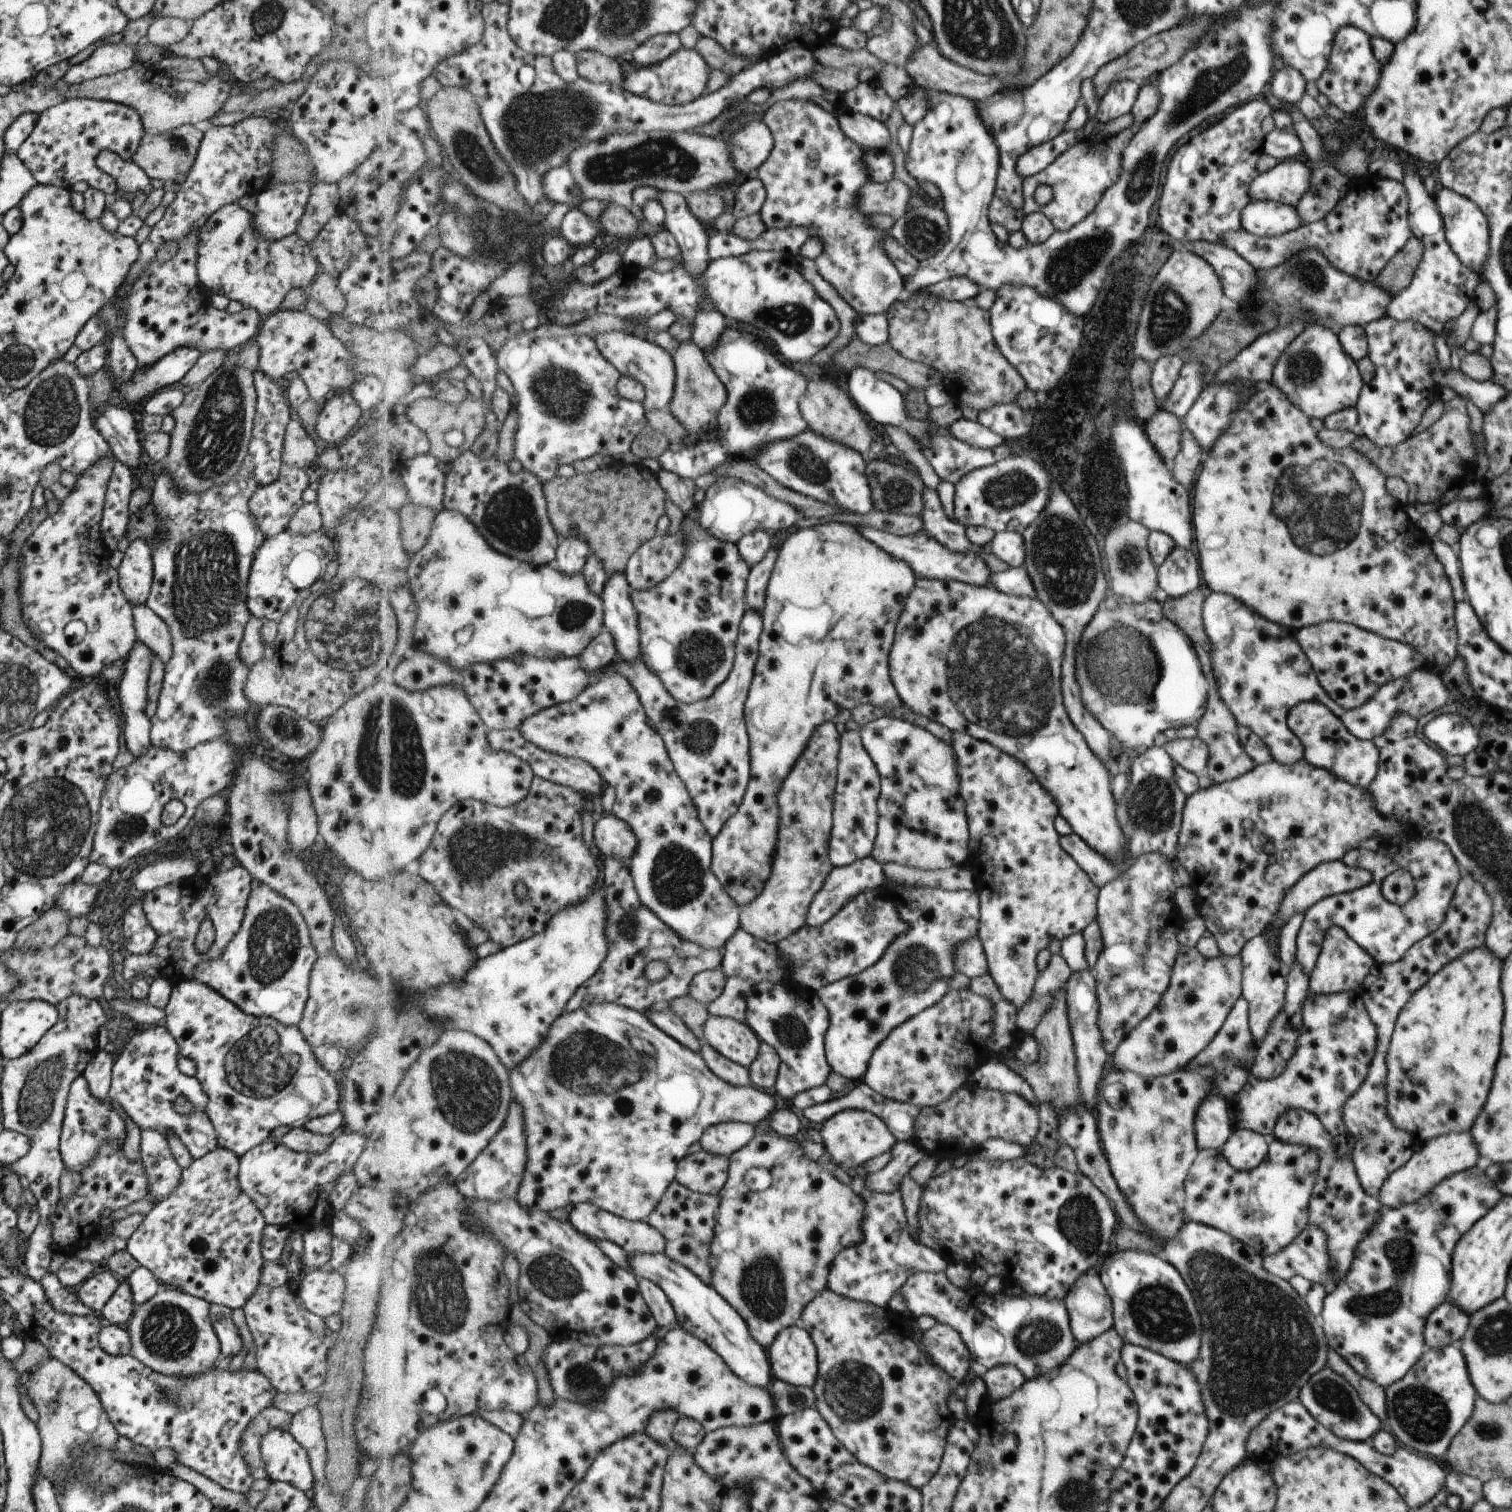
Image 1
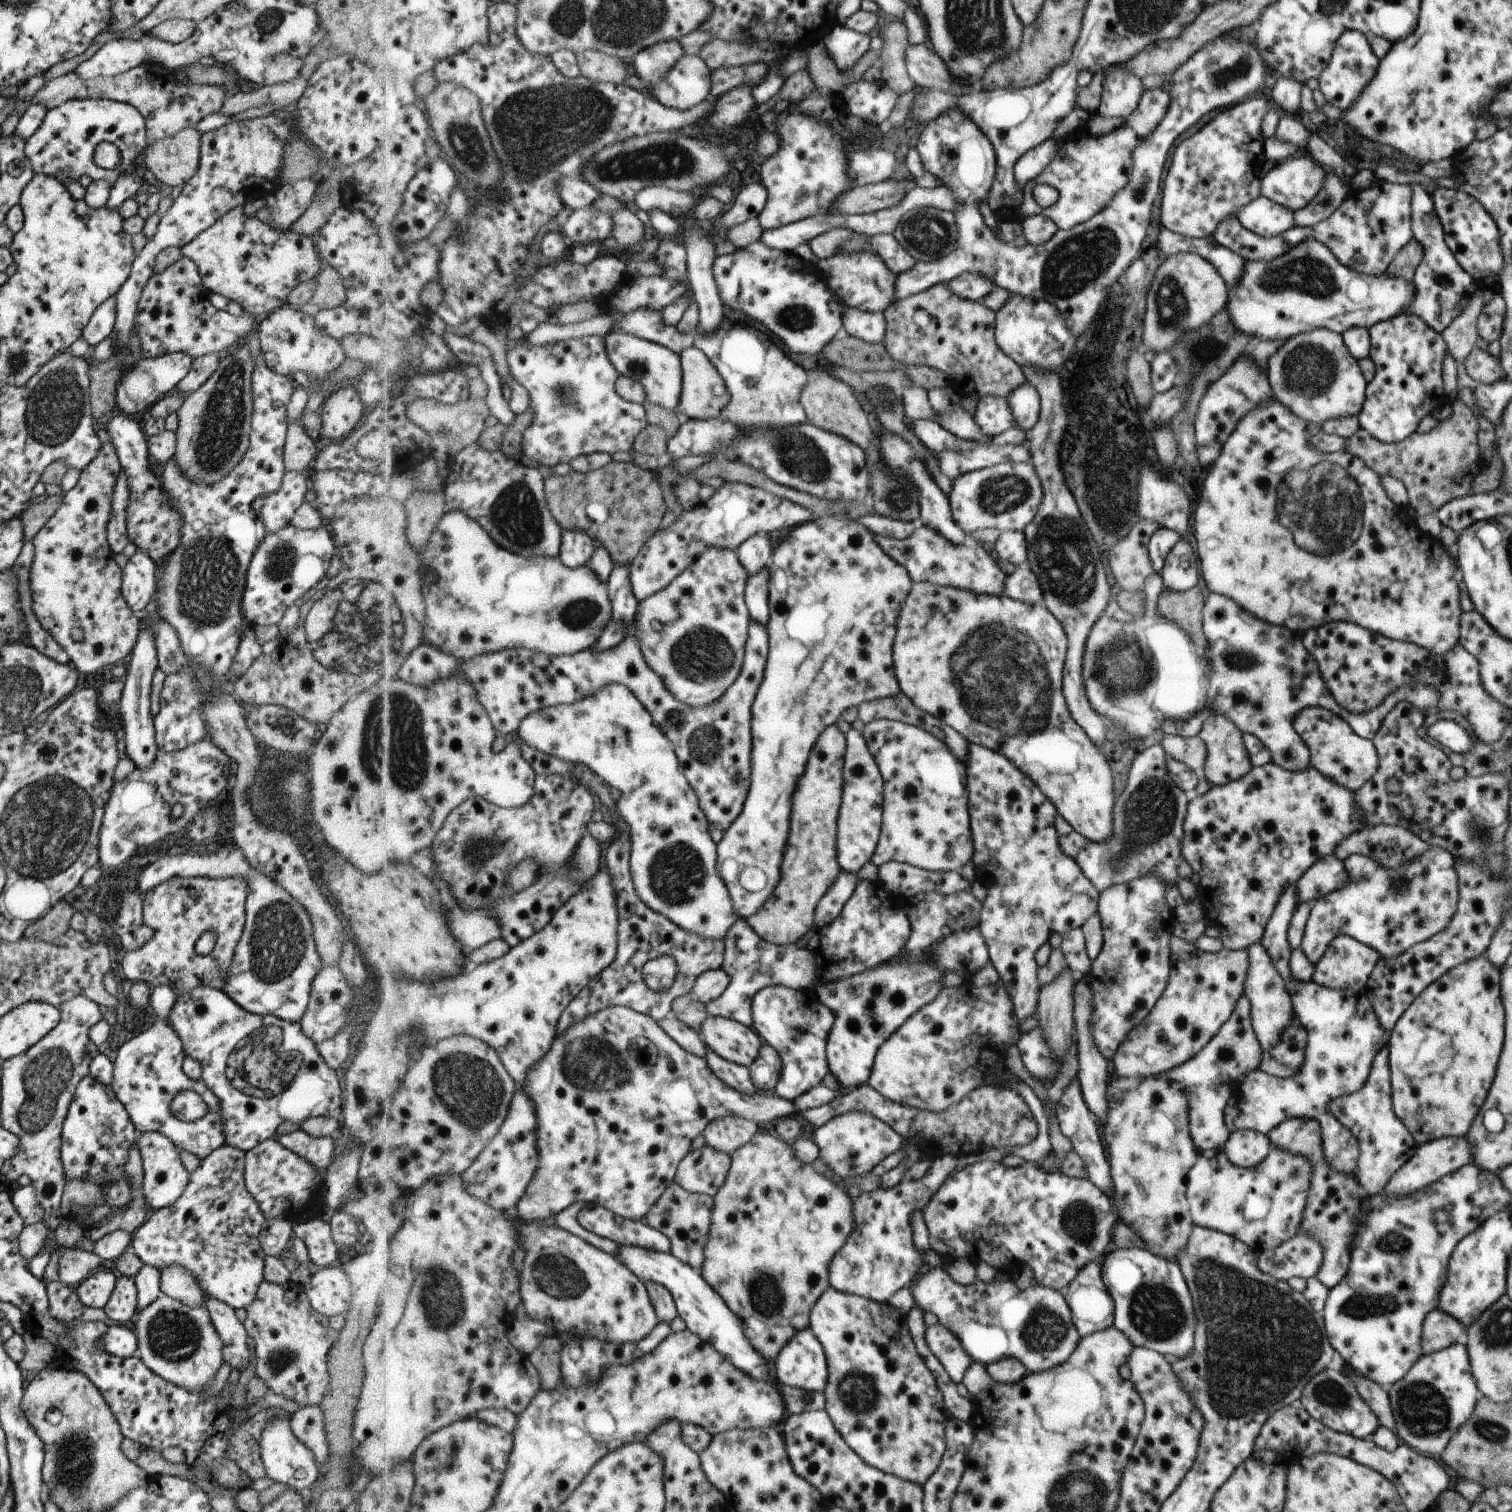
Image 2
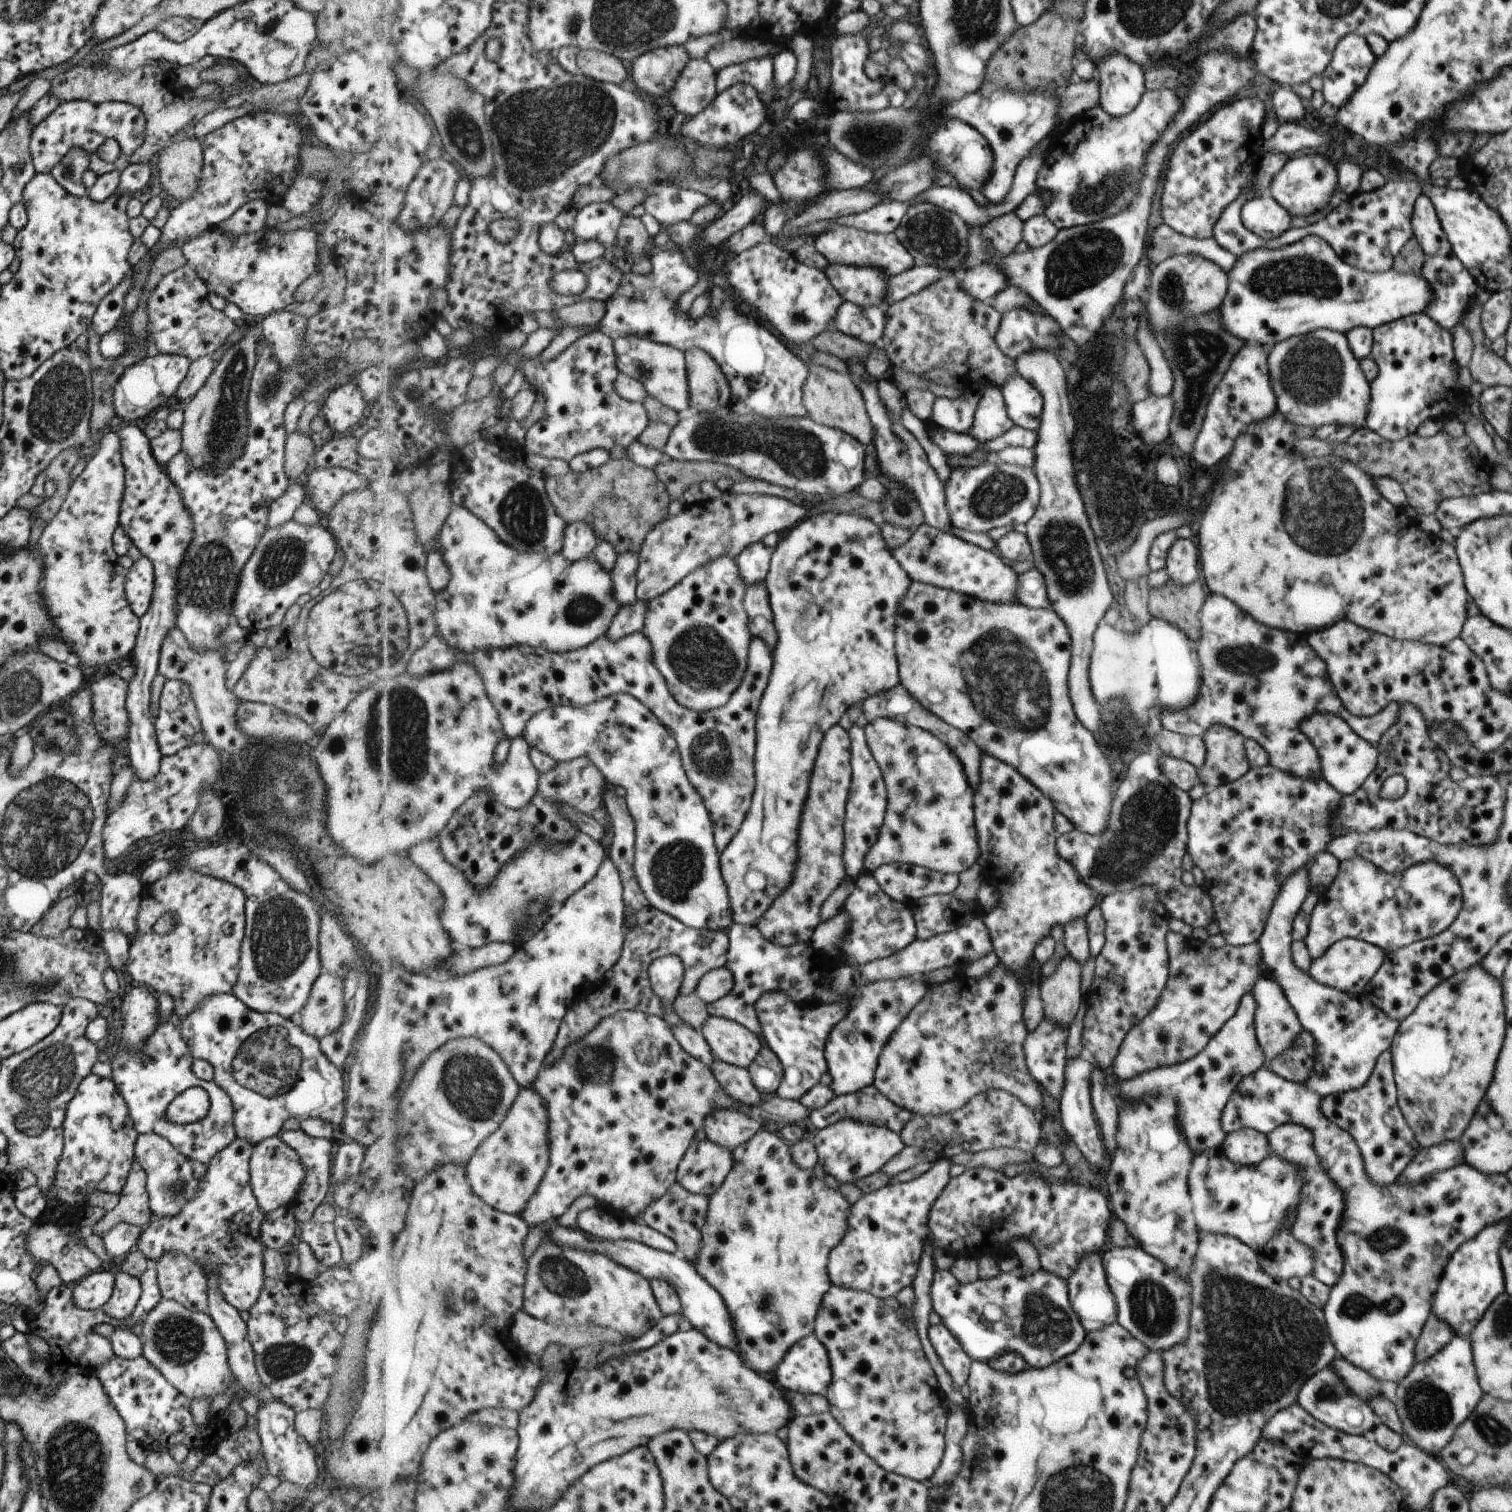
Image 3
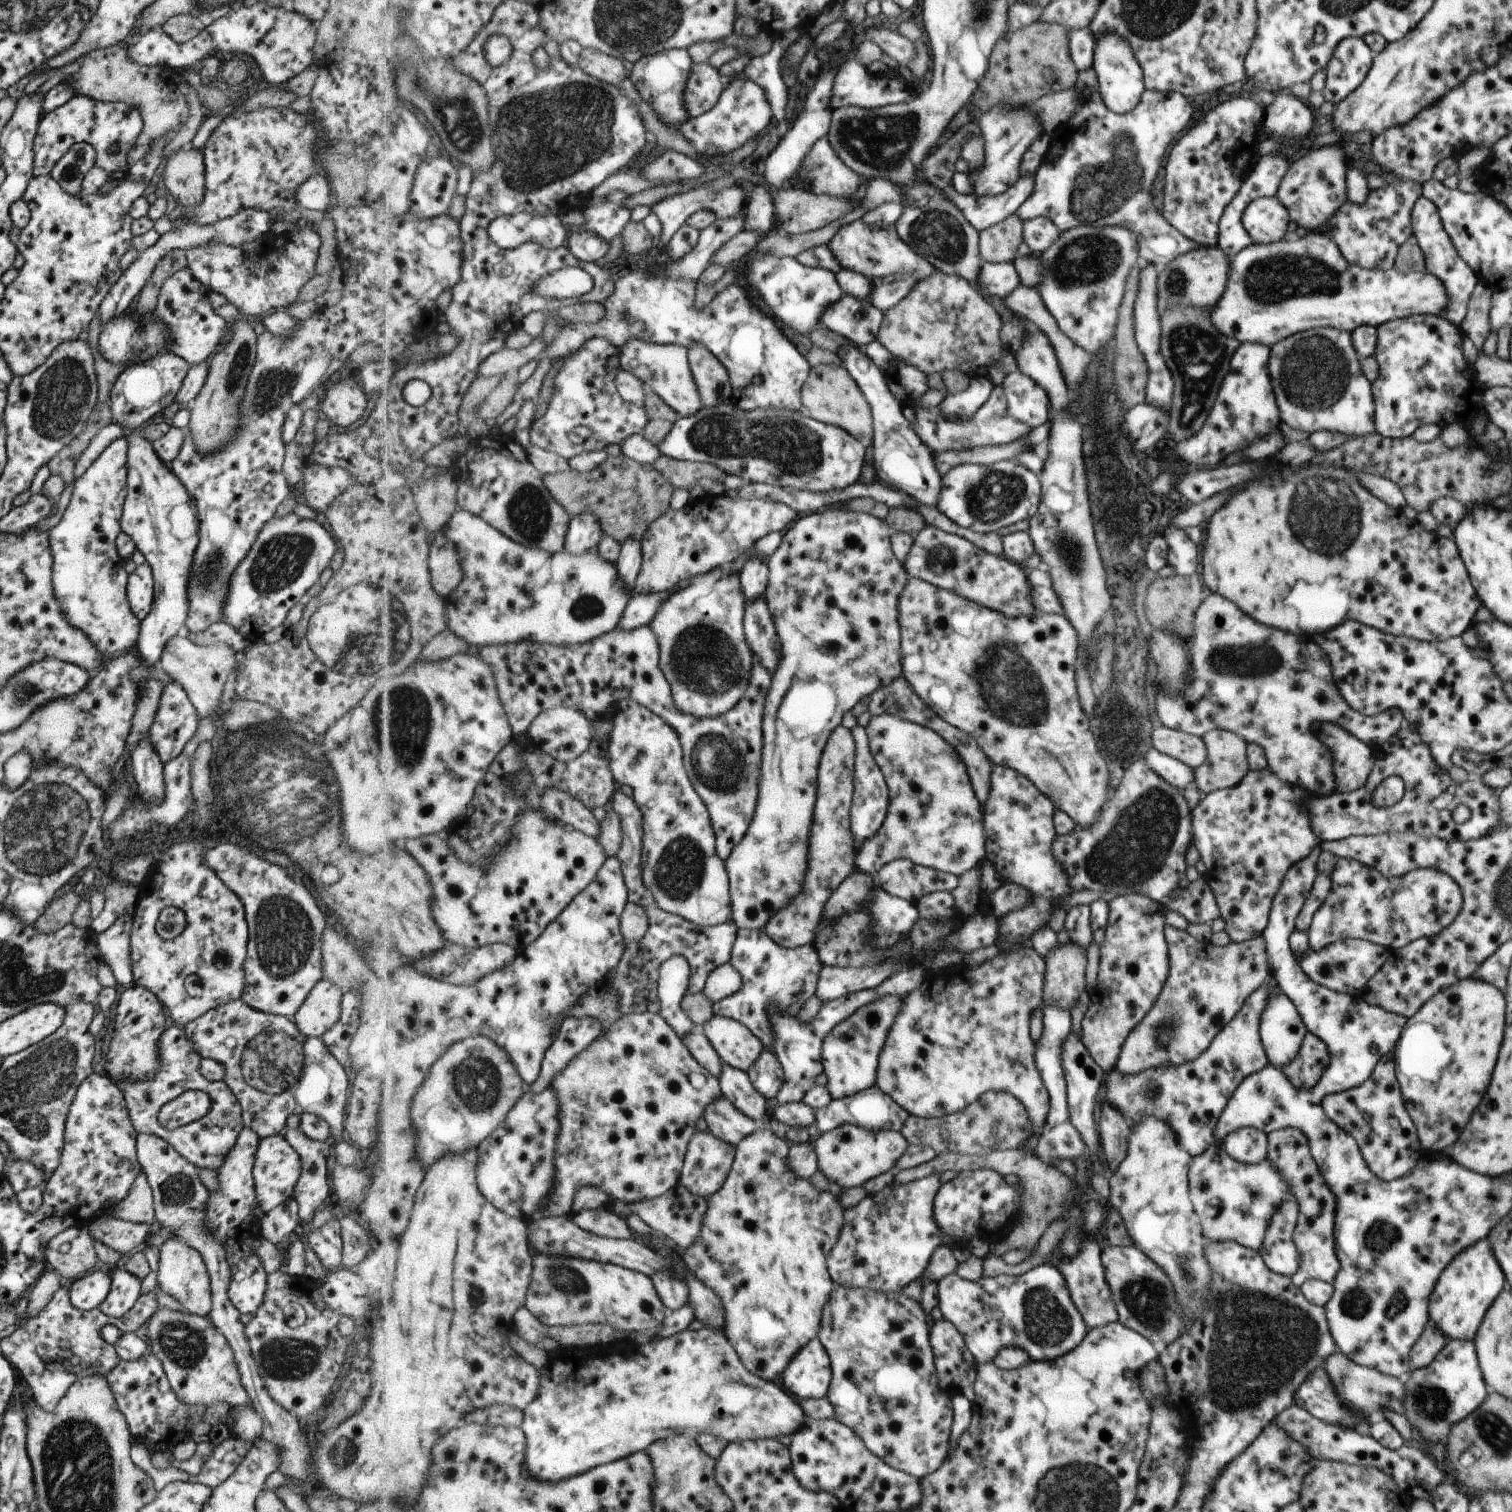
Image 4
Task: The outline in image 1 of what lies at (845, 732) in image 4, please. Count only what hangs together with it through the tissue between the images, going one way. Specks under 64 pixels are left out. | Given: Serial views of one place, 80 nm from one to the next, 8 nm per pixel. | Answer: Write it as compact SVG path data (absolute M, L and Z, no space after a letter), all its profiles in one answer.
M836 722L825 723L812 740L781 789L780 844L772 876L751 905L740 909L740 926L757 938L778 945L807 925L808 912L817 893L837 868L830 857L834 805L839 780L843 732Z

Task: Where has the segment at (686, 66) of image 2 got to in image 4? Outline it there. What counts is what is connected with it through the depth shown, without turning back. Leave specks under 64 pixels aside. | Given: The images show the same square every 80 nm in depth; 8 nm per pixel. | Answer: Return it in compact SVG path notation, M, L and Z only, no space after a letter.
M694 63L685 95L690 116L709 112L720 101L725 87L720 69L710 63Z

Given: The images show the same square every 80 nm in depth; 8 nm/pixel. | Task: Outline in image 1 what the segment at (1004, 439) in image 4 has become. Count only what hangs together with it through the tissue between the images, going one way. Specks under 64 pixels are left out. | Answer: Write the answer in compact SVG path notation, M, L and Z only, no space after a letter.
M1017 403L996 404L979 412L977 420L1008 442L1029 435L1033 428L1033 413L1026 413Z

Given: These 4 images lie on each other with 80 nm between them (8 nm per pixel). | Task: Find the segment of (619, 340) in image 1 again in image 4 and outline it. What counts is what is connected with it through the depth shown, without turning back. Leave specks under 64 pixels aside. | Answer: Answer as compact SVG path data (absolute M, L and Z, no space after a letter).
M635 339L620 348L620 363L623 371L635 373L645 385L651 385L669 406L683 417L690 417L699 413L705 406L692 373L688 349L677 343L660 345Z

